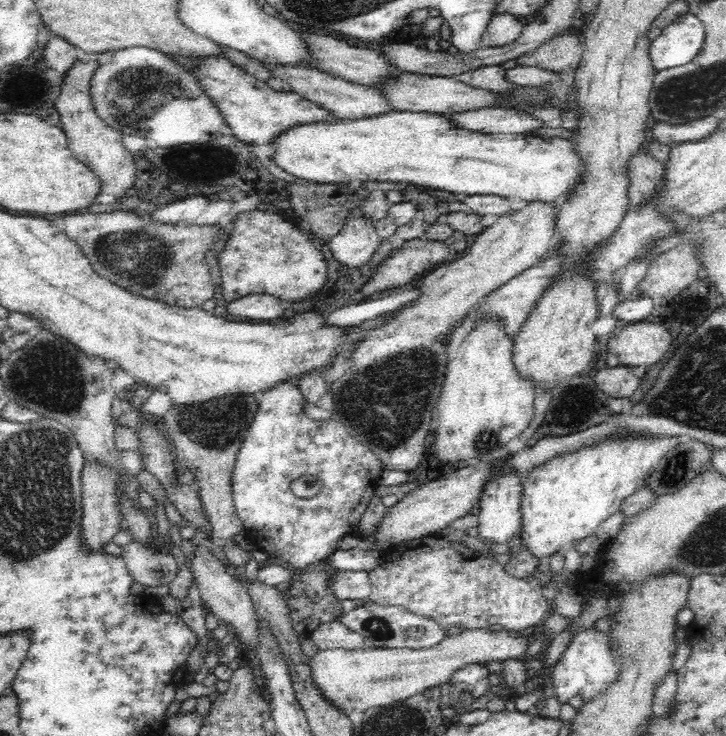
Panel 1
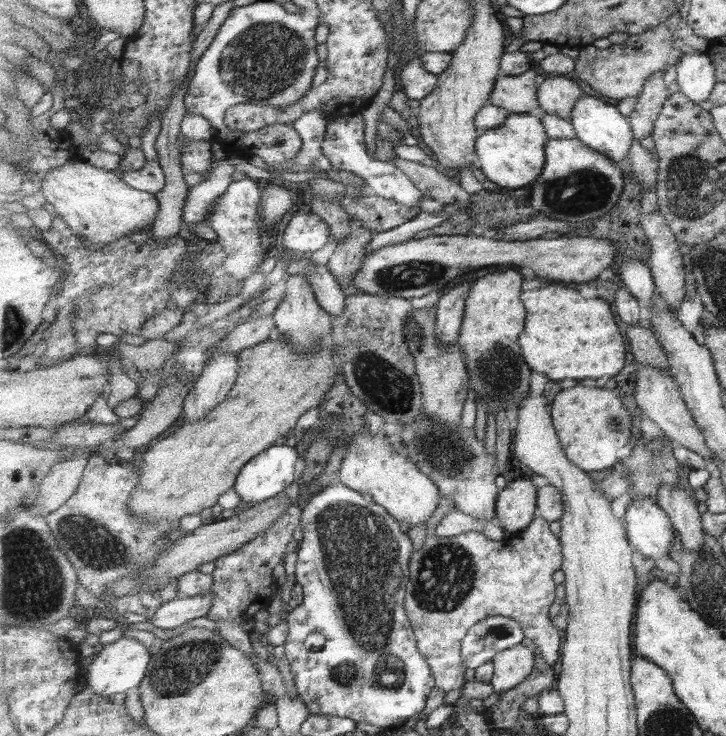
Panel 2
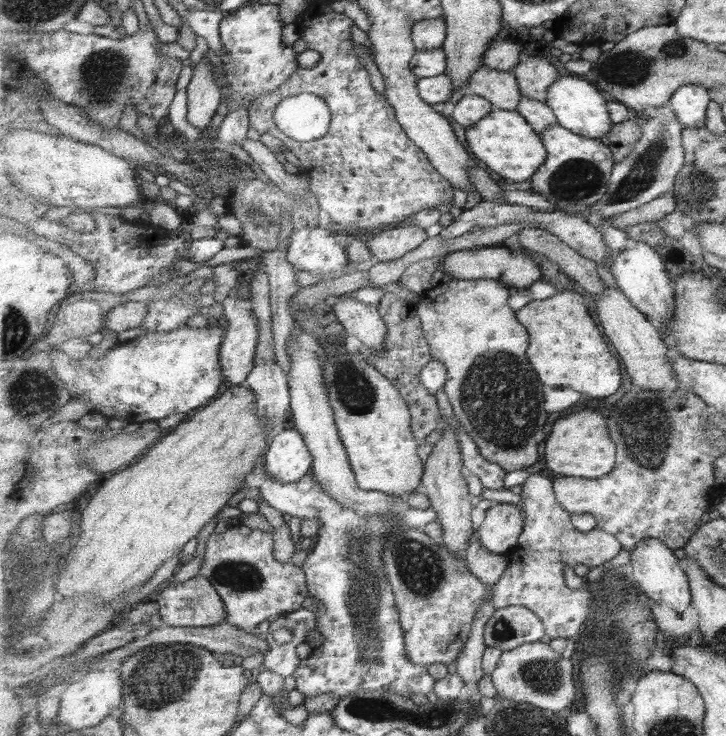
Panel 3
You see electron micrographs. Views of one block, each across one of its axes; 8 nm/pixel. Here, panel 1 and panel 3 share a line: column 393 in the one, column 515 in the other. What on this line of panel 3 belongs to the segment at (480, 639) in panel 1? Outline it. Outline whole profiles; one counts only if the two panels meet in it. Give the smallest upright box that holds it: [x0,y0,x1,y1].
[490,642,579,714]

